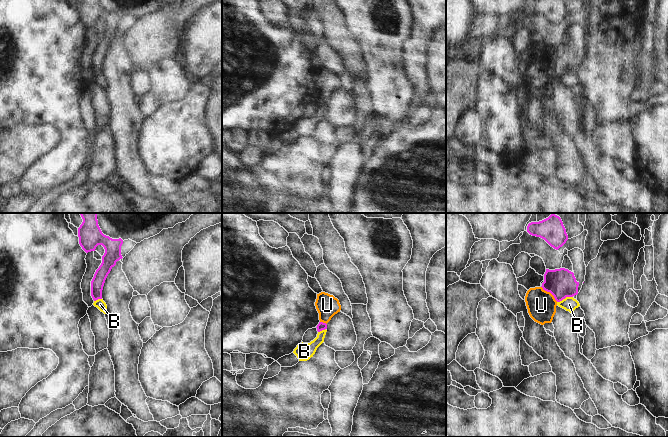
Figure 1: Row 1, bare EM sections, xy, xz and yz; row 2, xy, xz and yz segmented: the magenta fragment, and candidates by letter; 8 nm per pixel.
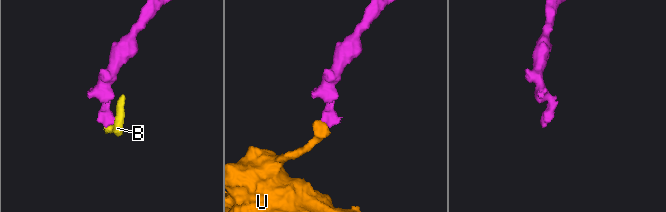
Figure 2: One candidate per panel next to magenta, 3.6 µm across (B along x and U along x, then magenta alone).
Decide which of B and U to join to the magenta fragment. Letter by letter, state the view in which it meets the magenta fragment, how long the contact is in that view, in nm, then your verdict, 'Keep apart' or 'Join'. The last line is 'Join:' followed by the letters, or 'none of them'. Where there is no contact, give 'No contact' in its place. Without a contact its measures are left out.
B: Touches magenta in yz. Shared border 140 nm. Keep apart
U: Touches magenta in yz. Shared border 180 nm. Keep apart
Join: none of them

